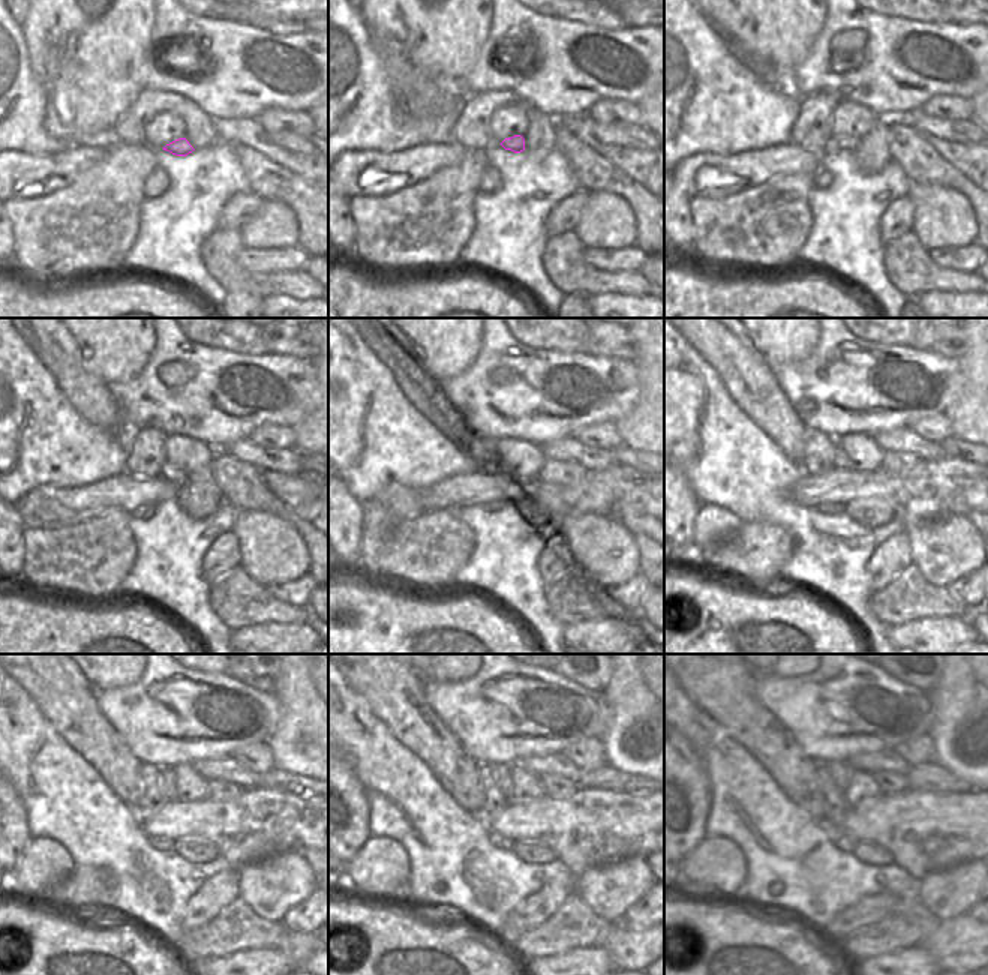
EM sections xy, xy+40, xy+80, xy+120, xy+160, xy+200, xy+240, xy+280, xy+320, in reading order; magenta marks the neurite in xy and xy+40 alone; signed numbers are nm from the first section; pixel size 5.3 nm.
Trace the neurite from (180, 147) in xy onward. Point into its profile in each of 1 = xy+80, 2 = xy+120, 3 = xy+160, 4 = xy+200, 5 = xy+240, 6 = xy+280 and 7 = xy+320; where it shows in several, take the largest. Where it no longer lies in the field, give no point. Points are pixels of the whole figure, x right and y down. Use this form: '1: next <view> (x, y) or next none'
1: next xy+80 (838, 143)
2: next xy+120 (170, 473)
3: next xy+160 (502, 468)
4: next xy+200 (840, 458)
5: next xy+240 (167, 774)
6: next xy+280 (502, 777)
7: next xy+320 (840, 773)

